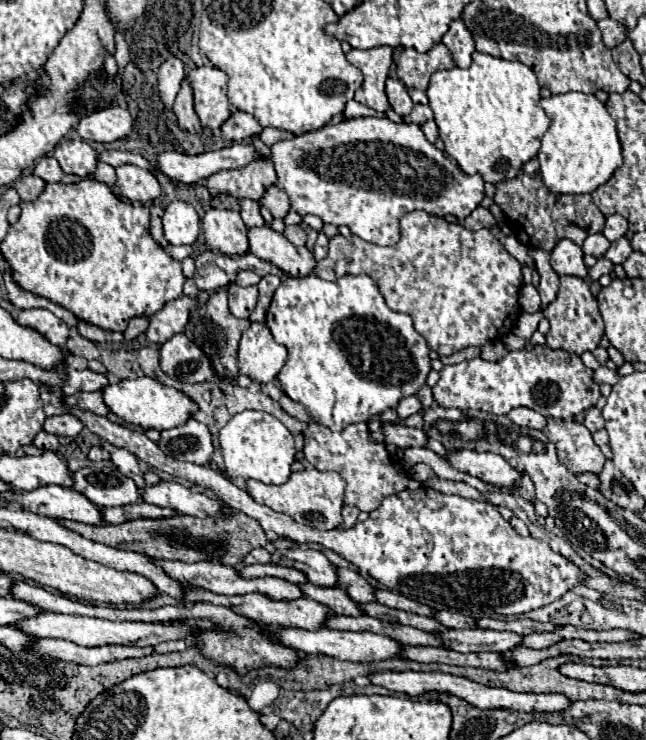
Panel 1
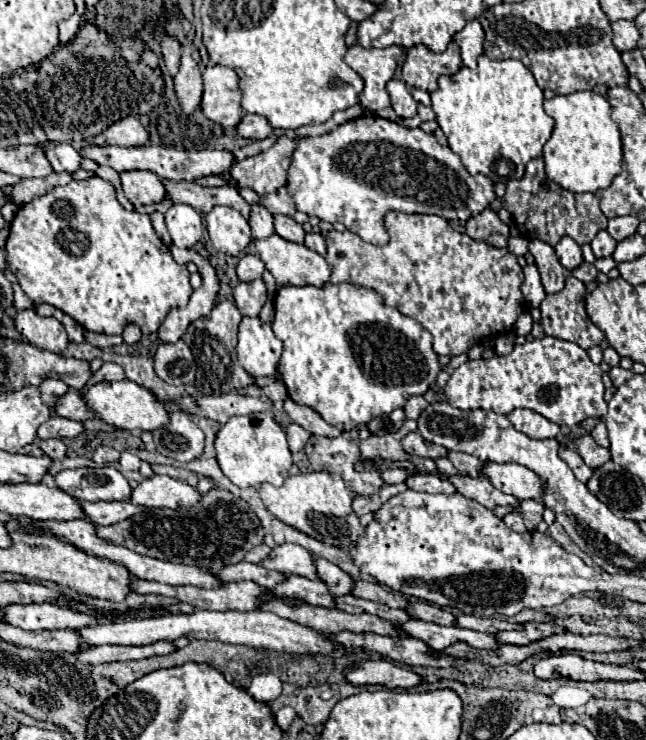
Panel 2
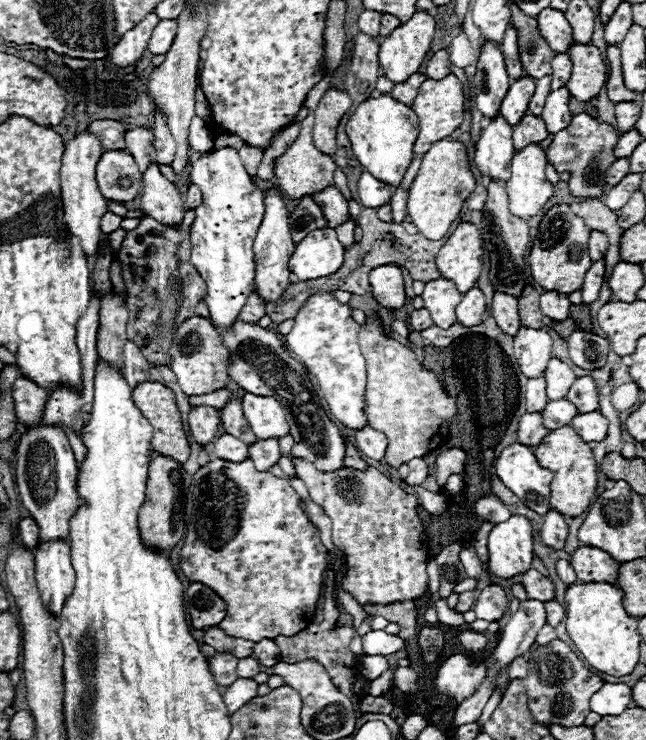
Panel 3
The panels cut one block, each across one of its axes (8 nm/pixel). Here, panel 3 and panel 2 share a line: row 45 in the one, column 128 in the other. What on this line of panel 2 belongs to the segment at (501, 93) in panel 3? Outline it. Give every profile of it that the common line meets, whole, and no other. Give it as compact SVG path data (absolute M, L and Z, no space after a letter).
M112 466L64 470L54 476L54 484L72 498L88 502L128 500L132 490L128 480Z

